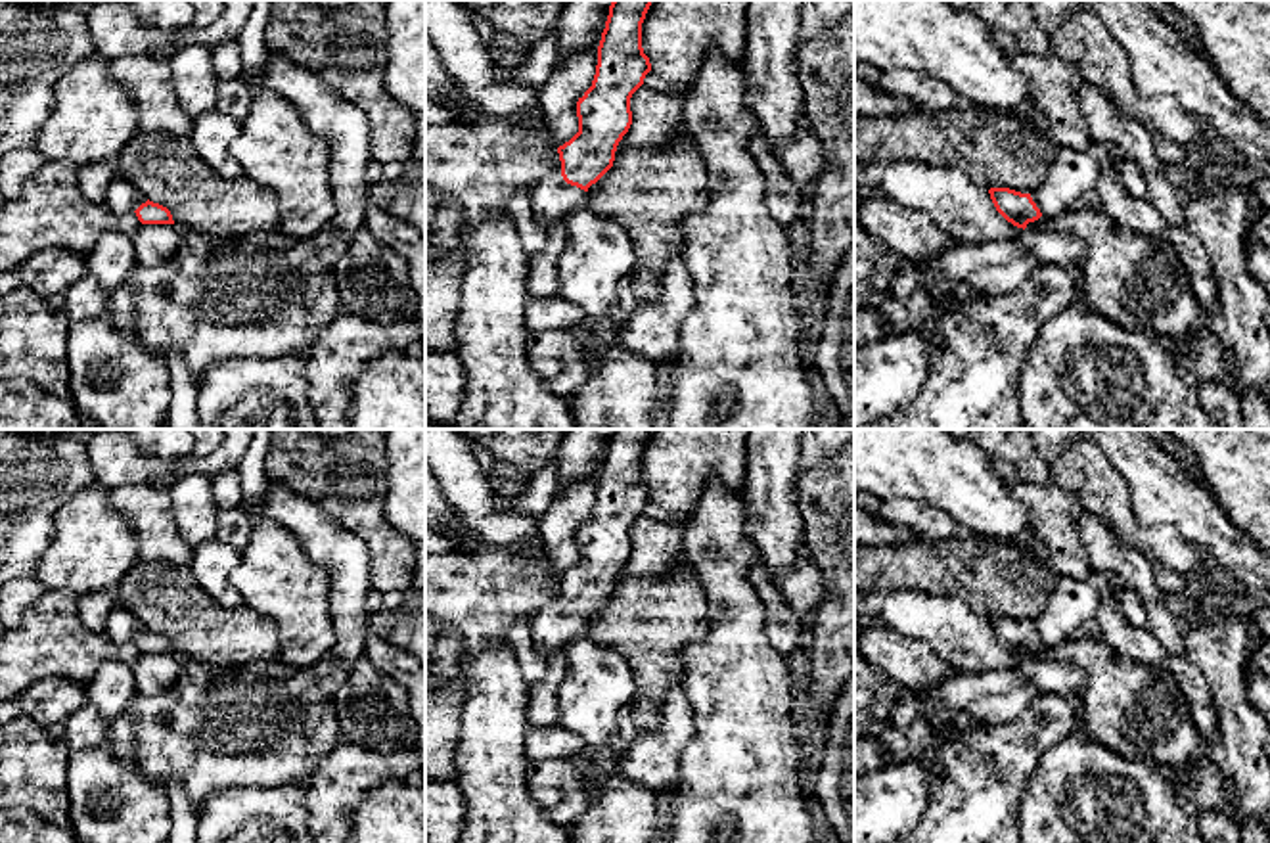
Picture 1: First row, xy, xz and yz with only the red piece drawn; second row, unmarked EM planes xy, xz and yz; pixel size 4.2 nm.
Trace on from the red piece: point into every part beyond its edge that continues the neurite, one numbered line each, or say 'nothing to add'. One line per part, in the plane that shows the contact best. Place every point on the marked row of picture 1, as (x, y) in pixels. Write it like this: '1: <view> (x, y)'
1: xz (554, 200)

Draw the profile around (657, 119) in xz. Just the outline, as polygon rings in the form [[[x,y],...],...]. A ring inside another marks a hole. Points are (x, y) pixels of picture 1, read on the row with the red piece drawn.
[[[640,86],[630,98],[632,125],[617,148],[665,149],[676,136],[688,134],[684,96],[669,96]]]

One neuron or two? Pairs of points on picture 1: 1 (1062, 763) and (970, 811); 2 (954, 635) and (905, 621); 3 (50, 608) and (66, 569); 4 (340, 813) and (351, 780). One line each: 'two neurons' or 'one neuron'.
1: two neurons
2: one neuron
3: two neurons
4: one neuron

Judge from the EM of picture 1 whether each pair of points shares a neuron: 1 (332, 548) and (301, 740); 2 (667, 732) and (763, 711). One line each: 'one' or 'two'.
1: one
2: two

